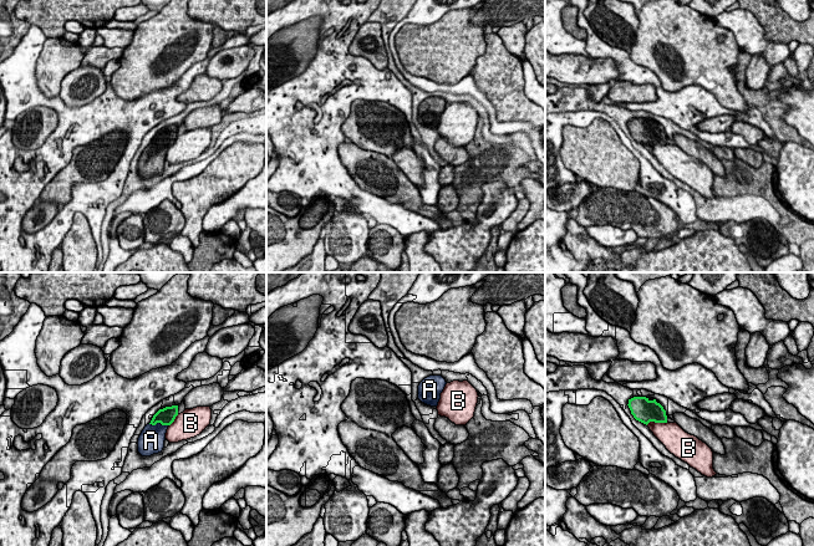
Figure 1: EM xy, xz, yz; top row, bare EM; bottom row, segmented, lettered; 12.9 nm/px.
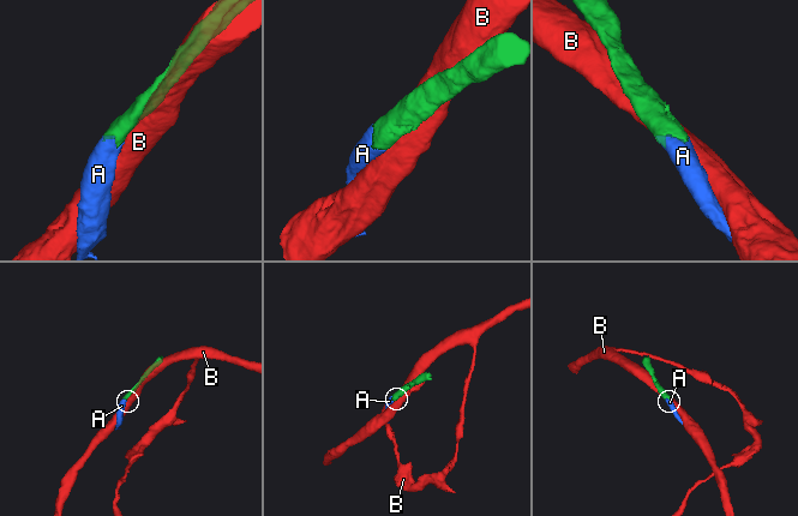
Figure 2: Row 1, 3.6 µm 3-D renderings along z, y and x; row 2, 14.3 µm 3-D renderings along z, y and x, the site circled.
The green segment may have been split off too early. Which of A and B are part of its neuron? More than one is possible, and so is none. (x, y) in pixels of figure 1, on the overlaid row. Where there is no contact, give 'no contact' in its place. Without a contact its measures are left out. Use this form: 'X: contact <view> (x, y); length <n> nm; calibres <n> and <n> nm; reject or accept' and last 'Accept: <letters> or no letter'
A: contact xy (159, 422); length 260 nm; calibres 220 and 320 nm; accept
B: contact yz (656, 422); length 280 nm; calibres 300 and 320 nm; reject
Accept: A

